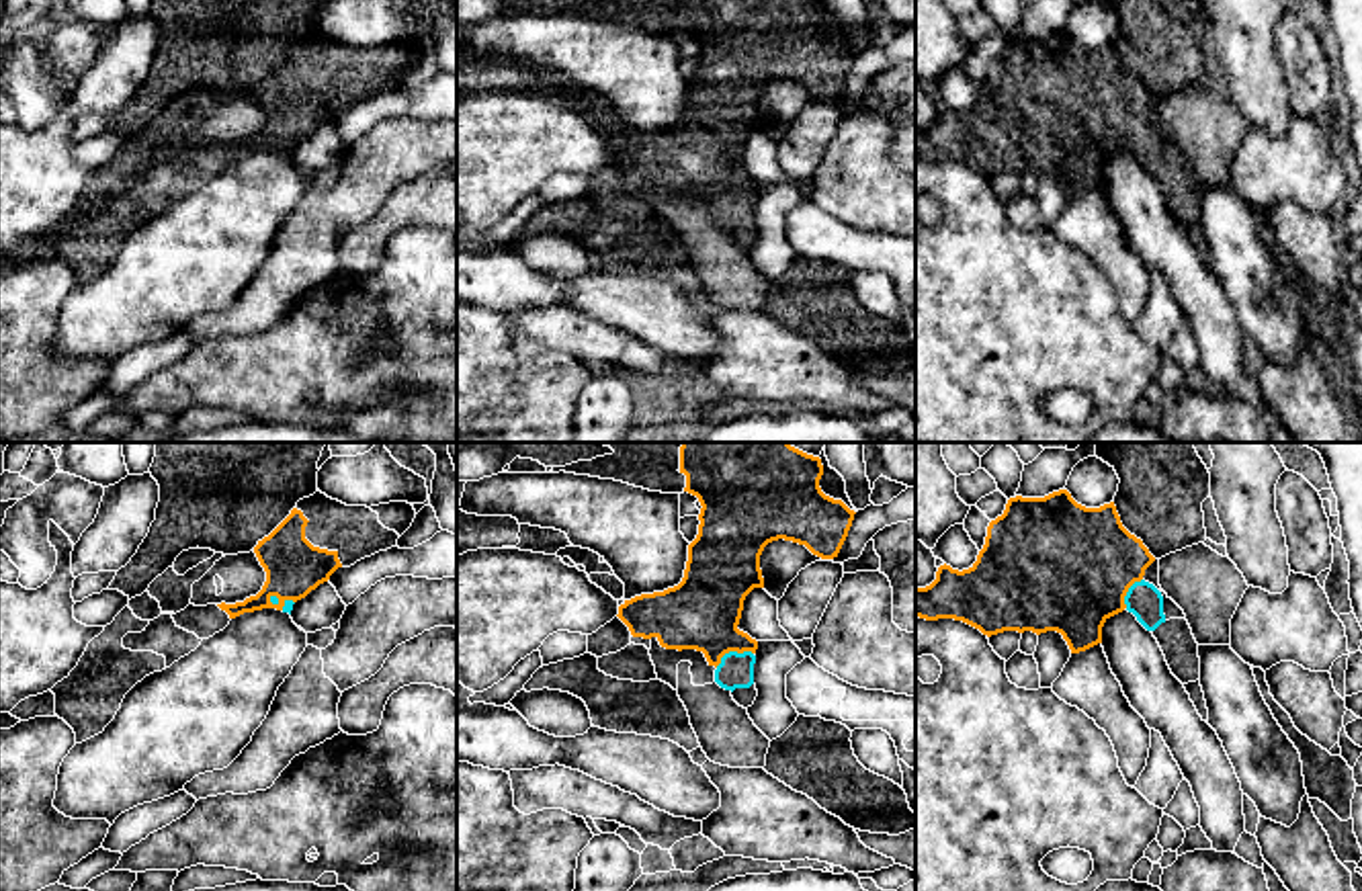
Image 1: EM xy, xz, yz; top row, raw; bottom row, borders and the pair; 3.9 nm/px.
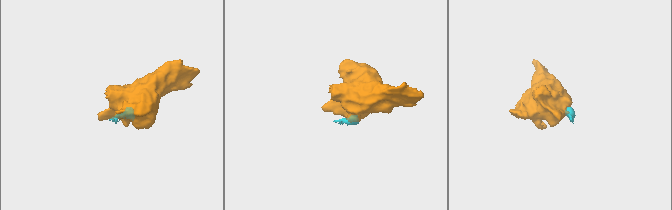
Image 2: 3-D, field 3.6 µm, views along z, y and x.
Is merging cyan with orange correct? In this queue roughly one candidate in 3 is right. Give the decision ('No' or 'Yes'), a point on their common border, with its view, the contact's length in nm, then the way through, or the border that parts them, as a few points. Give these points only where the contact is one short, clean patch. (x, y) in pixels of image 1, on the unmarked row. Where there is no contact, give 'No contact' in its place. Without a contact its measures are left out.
Yes. Touches cyan at xz (732, 193). Shared border 160 nm. Path across: xz (736, 211), (732, 193), (717, 179), (703, 152)

